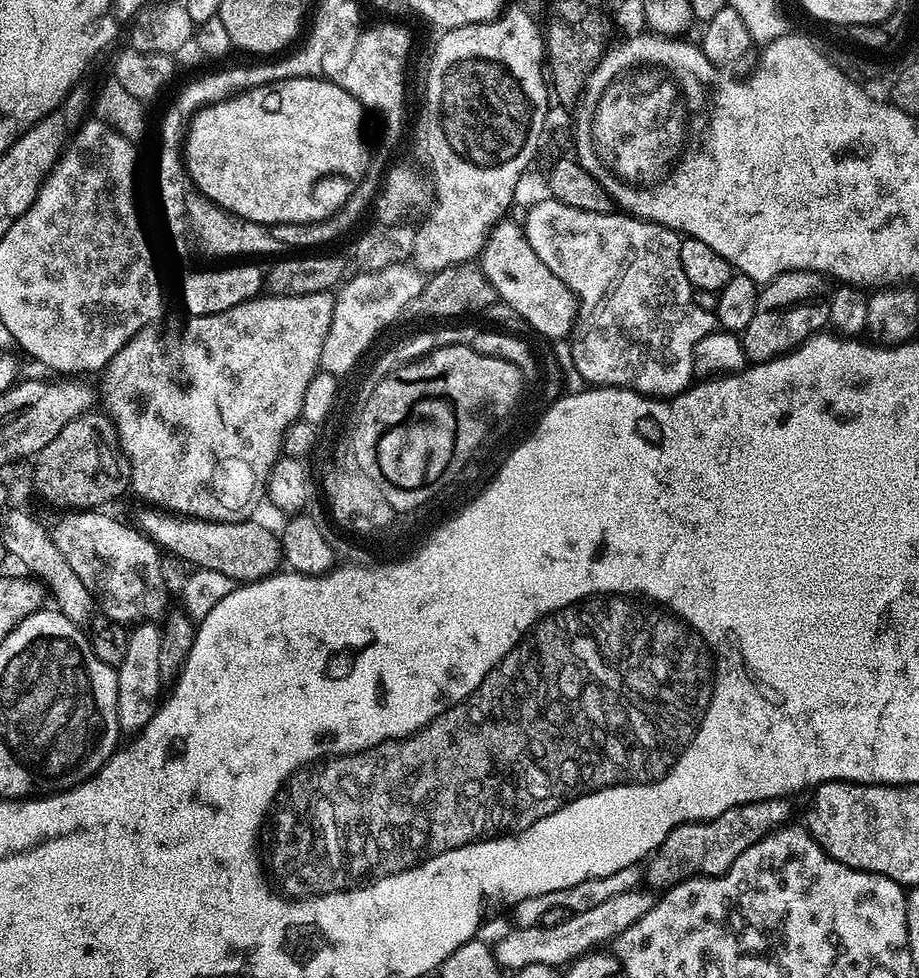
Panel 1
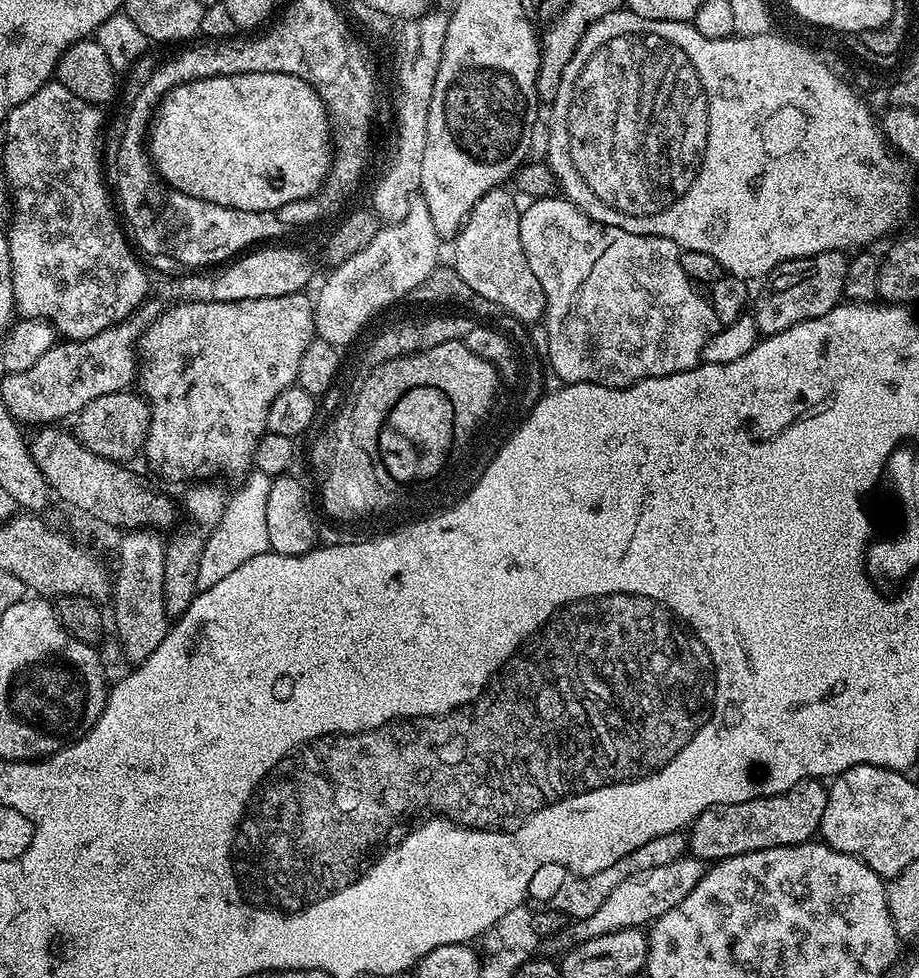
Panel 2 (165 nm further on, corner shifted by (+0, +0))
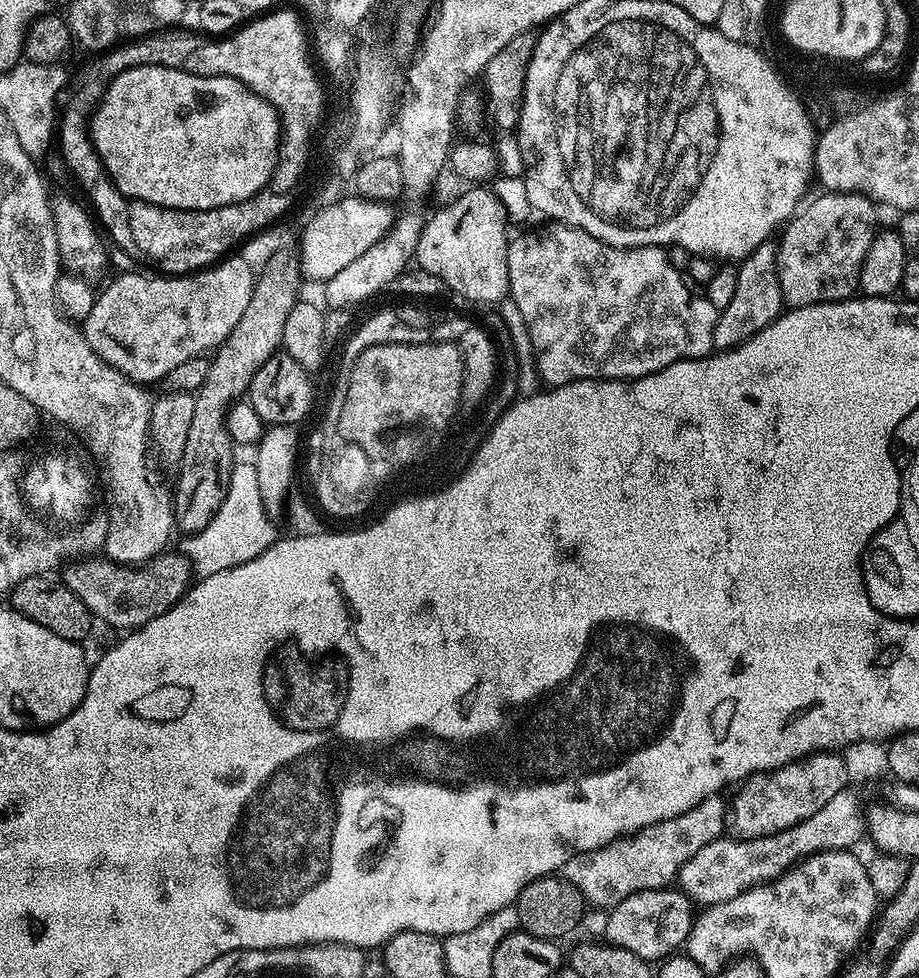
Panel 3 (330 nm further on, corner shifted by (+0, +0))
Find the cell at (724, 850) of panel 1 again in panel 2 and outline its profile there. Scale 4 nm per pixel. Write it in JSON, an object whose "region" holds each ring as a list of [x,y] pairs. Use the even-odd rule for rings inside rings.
{"region":[[[809,778],[780,796],[759,796],[750,802],[707,808],[690,825],[691,855],[705,862],[719,862],[763,848],[807,844],[819,833],[827,797],[827,787],[819,779]]]}

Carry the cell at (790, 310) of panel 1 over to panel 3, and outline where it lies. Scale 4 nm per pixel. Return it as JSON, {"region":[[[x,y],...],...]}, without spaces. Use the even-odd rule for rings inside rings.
{"region":[[[825,191],[804,213],[793,215],[786,227],[779,233],[776,250],[776,269],[782,298],[789,309],[805,308],[811,304],[832,304],[835,300],[855,297],[860,283],[862,262],[870,242],[876,237],[877,205],[858,192]]]}

